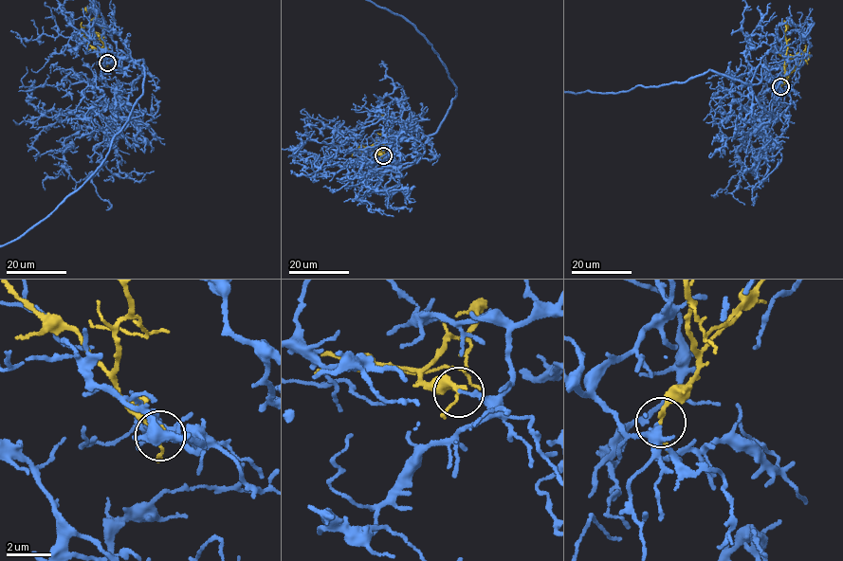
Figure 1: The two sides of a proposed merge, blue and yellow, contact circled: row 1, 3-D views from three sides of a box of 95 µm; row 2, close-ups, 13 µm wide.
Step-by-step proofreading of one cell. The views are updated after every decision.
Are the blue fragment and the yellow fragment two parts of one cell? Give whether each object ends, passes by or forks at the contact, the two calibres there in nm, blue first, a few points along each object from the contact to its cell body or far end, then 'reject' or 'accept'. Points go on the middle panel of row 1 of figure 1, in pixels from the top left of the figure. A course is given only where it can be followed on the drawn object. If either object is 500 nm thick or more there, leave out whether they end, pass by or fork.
blue ends there; yellow passes by; 170 nm thick on the blue side, 150 nm on the other; blue runs (383, 155), (413, 128), (418, 141), (436, 131), (455, 85), (413, 23); reject

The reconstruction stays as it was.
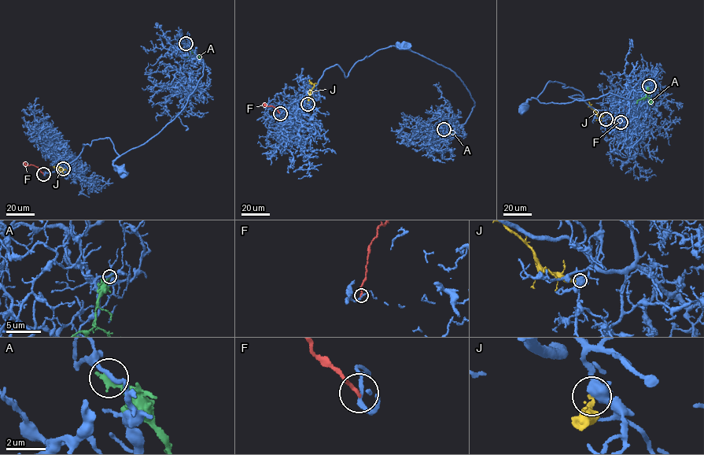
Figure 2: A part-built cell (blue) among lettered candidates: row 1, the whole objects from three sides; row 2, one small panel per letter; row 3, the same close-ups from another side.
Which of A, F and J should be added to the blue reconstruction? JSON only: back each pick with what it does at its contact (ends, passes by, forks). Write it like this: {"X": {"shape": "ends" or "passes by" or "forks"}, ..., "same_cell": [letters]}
{"same_cell": []}

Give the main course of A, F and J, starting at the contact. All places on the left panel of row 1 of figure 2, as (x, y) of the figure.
A: (186, 43), (192, 52), (190, 55), (183, 56)
F: (43, 174), (37, 167), (23, 162)
J: (63, 168), (61, 171), (60, 167), (53, 167)

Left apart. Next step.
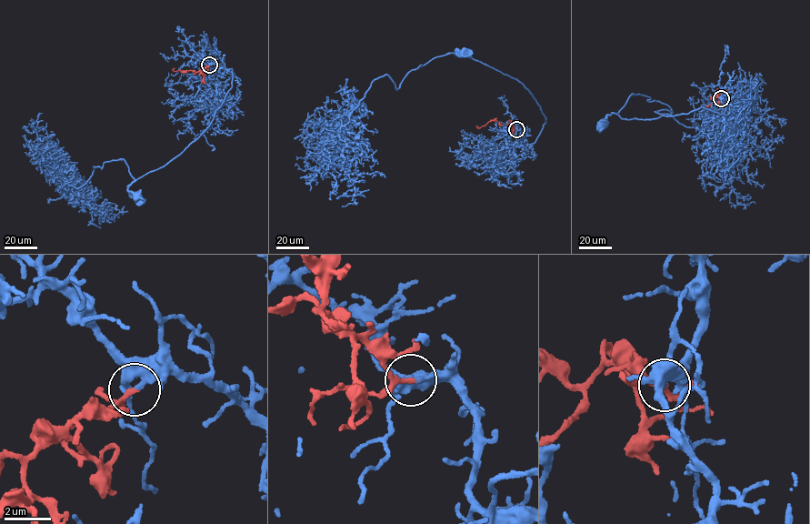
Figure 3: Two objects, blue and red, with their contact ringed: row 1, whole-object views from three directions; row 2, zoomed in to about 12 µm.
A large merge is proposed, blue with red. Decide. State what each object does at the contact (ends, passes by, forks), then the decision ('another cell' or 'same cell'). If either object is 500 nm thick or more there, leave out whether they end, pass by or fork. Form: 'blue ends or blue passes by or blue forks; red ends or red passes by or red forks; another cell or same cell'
blue ends; red passes by; same cell

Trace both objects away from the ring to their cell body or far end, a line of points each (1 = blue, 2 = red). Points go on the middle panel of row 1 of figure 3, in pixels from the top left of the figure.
1: (516, 129), (521, 133), (523, 146), (534, 142), (545, 121), (535, 99), (520, 81), (455, 51), (465, 53)
2: (516, 129), (509, 124), (499, 124), (492, 120), (478, 127)

